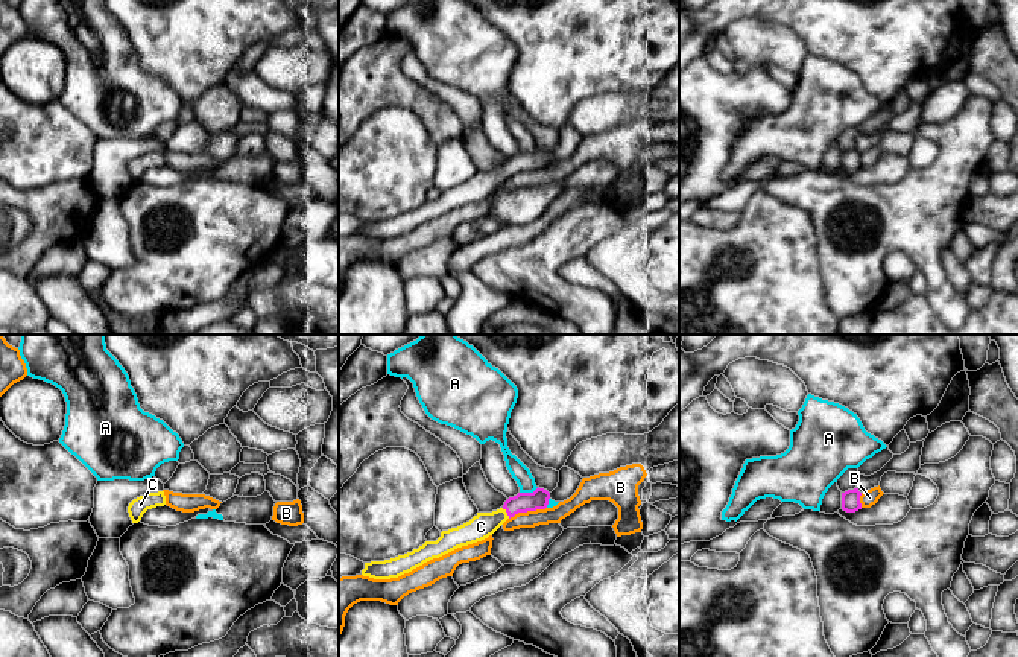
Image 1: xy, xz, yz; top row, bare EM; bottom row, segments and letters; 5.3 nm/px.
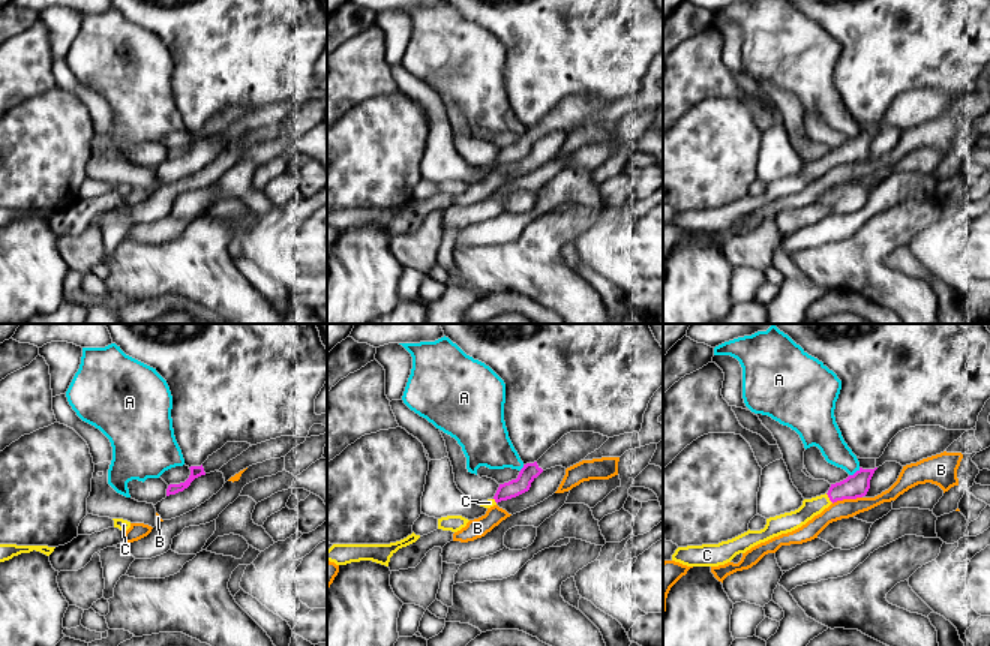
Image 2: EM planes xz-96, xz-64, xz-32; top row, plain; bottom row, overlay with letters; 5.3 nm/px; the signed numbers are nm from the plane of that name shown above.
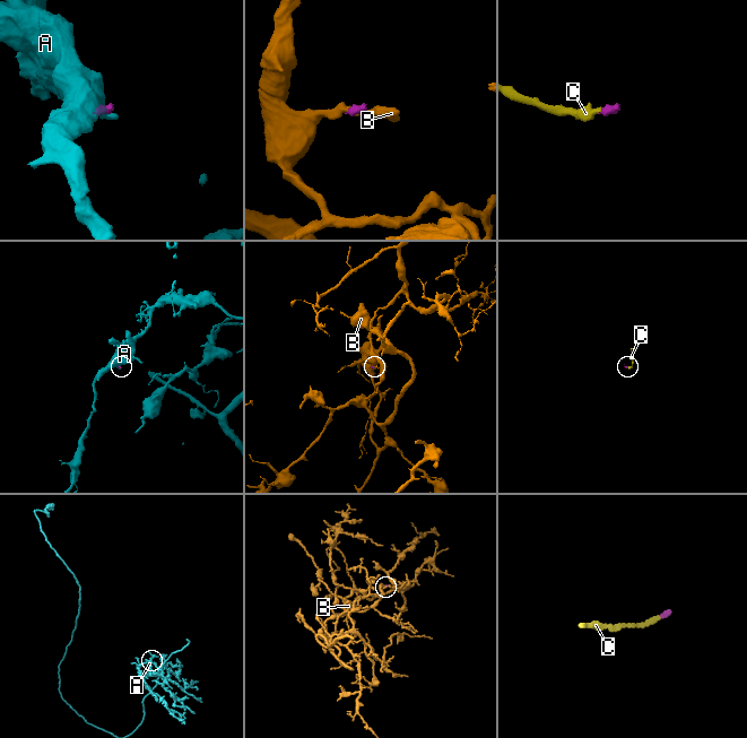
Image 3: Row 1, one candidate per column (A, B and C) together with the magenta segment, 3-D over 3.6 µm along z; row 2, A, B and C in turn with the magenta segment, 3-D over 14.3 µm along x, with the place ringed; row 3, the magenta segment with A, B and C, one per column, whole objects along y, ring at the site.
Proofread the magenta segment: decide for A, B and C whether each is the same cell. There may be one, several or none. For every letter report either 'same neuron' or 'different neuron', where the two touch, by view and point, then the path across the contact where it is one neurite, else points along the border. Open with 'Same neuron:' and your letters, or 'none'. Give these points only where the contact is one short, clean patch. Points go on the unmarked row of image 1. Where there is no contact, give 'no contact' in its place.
Same neuron: C
A: different neuron | xz (529, 152) | along xz (538, 146), (532, 151), (520, 152)
B: different neuron | xz (527, 169) | along xz (546, 166), (518, 171), (509, 178)
C: same neuron | xz (506, 171) | across xz (523, 161), (512, 165), (506, 171), (480, 186)

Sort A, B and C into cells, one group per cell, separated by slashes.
A / B / C

